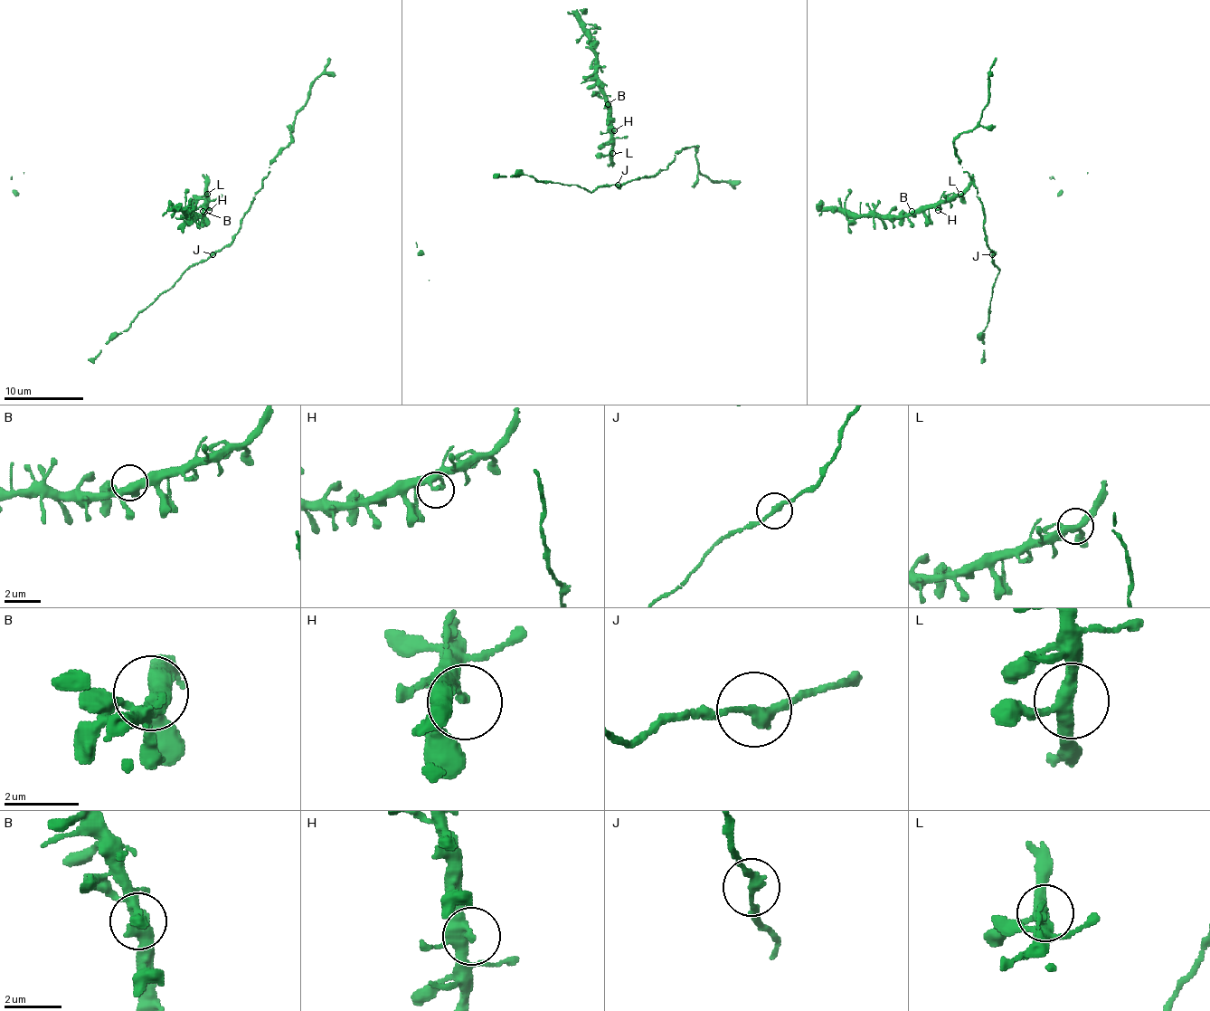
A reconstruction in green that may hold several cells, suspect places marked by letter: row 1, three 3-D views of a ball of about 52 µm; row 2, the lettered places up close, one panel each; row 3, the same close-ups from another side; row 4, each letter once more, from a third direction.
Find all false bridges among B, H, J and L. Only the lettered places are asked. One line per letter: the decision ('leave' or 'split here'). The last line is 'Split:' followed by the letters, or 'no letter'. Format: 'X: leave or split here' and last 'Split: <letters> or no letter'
B: leave
H: leave
J: leave
L: leave
Split: no letter

